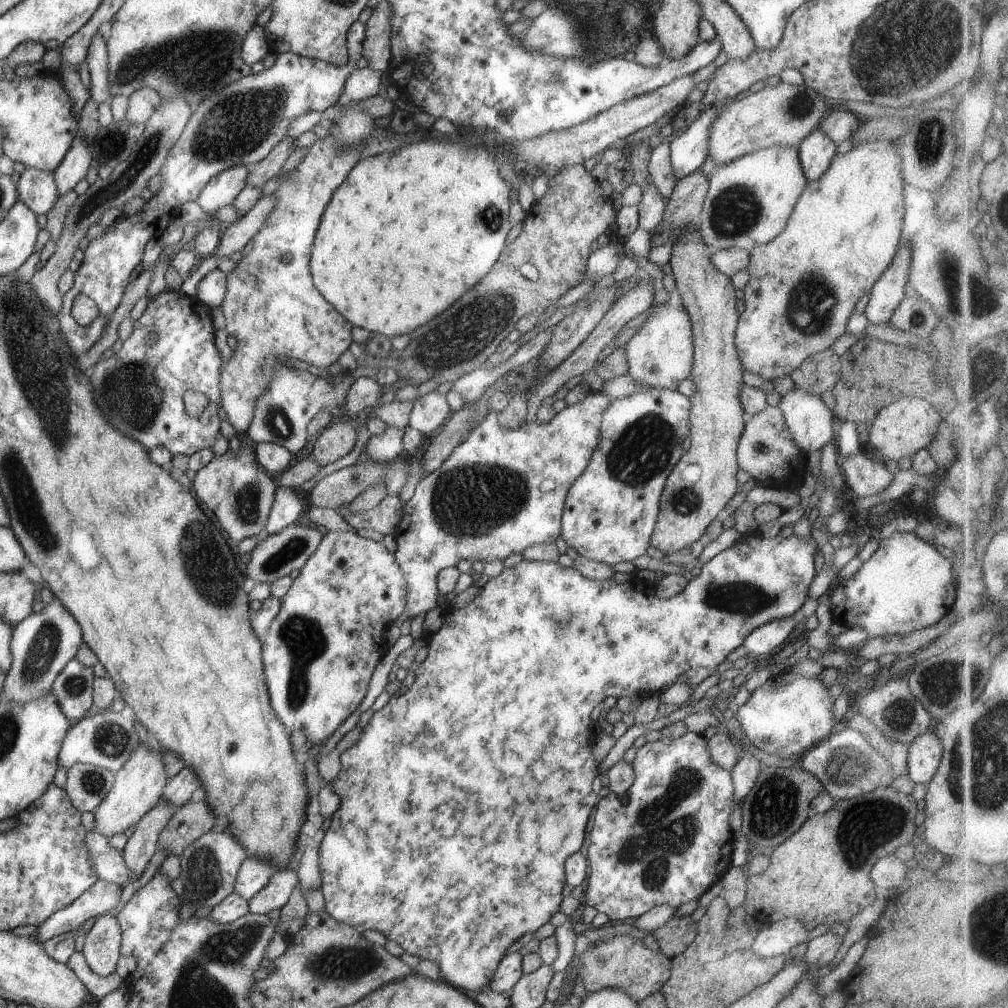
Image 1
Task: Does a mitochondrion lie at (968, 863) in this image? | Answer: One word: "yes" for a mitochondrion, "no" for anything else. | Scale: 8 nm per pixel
no

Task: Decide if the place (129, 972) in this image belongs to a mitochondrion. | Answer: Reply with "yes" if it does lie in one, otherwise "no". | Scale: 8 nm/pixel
no

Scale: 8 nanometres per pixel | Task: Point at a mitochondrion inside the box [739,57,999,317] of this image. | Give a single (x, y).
(930, 143)

